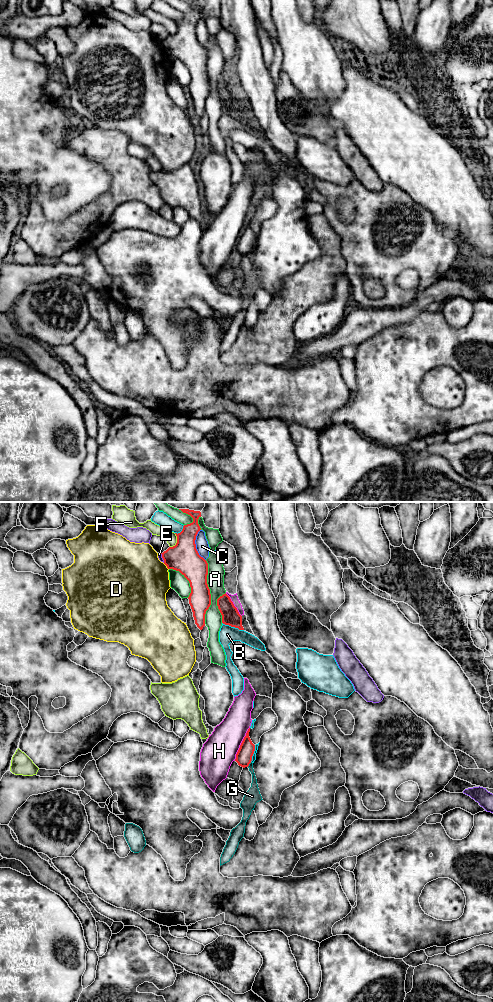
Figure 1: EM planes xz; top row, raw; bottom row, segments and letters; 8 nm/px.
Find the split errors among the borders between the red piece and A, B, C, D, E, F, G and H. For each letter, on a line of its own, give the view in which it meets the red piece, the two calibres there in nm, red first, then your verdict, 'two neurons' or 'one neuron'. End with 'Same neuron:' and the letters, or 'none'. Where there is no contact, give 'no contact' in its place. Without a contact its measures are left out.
A: xz | 200/140 nm | two neurons
B: xz | 140/140 nm | two neurons
C: xz | 240/110 nm | two neurons
D: xz | 240/460 nm | two neurons
E: xz | 240/30 nm | two neurons
F: xz | 240/90 nm | two neurons
G: xz | 130/100 nm | two neurons
H: xz | 130/280 nm | two neurons
Same neuron: none

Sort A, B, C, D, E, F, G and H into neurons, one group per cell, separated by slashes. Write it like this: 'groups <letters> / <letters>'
groups A / B G / C / D / E / F / H

